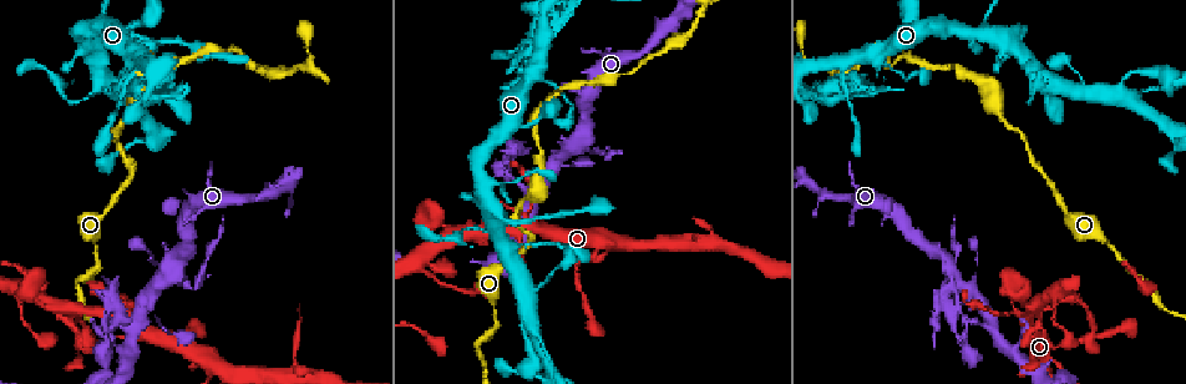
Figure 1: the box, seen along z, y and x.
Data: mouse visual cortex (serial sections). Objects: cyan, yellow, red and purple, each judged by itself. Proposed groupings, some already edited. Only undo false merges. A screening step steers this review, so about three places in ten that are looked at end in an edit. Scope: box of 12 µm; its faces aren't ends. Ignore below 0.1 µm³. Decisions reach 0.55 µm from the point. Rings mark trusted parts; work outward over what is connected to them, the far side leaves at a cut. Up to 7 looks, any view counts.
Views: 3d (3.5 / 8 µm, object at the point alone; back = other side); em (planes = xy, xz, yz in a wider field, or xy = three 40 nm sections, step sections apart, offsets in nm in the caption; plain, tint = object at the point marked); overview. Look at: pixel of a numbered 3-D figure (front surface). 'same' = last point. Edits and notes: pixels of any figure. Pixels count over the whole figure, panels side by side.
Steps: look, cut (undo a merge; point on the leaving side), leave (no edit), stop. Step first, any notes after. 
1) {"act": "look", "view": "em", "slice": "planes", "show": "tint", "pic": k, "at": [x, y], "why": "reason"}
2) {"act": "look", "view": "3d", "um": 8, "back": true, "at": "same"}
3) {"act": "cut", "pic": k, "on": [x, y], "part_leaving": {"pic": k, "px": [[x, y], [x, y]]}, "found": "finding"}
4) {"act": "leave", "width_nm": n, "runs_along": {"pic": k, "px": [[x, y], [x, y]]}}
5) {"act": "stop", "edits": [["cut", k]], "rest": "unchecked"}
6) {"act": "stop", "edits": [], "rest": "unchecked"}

{"act": "look", "view": "3d", "um": 3.5, "pic": 1, "at": [1067, 294], "why": "looks like a crossing"}

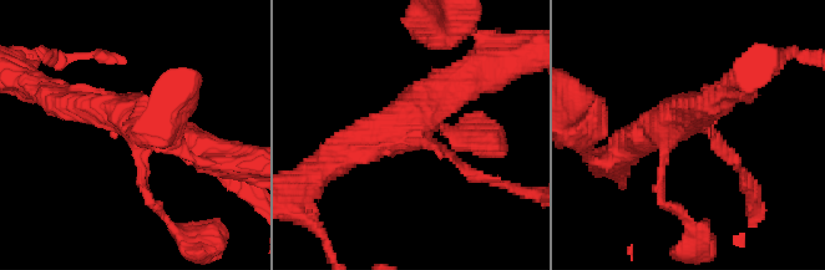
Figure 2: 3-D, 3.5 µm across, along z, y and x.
{"act": "look", "view": "em", "slice": "planes", "show": "tint", "pic": 2, "at": [425, 139], "why": "need the tissue"}

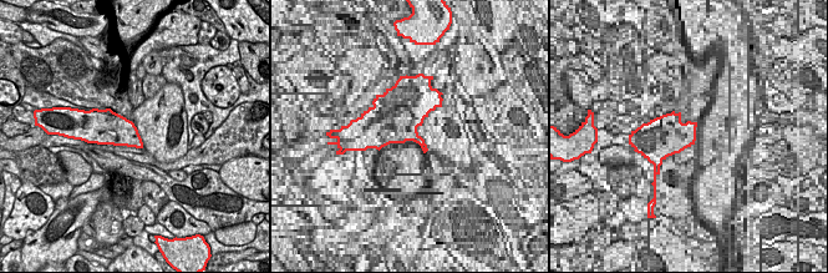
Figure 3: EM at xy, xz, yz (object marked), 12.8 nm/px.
{"act": "leave", "arms": 4, "runs_along": {"pic": 2, "px": [[481, 67], [420, 112], [420, 131], [469, 172]]}, "found": "continuous, no second cell"}

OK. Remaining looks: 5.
{"act": "look", "view": "3d", "um": 3.5, "pic": 1, "at": [962, 314], "why": "branch point"}

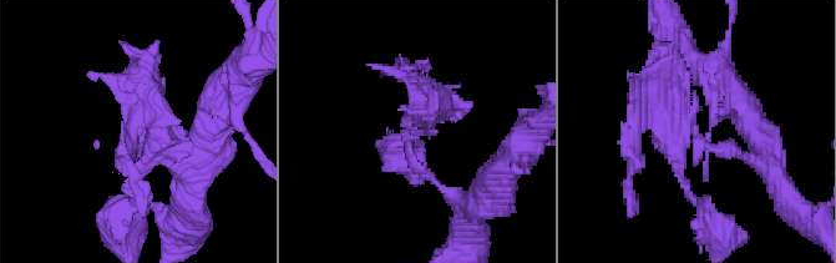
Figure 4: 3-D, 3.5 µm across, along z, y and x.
{"act": "look", "view": "em", "slice": "xy", "step": 2, "show": "plain", "pic": 4, "at": [148, 132]}

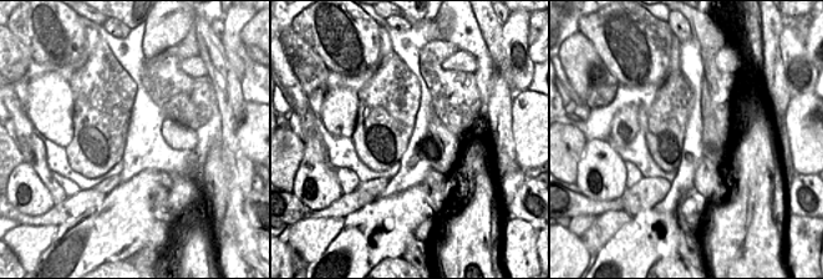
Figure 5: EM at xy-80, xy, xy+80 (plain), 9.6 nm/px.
{"act": "look", "view": "em", "slice": "xy", "step": 2, "show": "tint", "at": "same"}

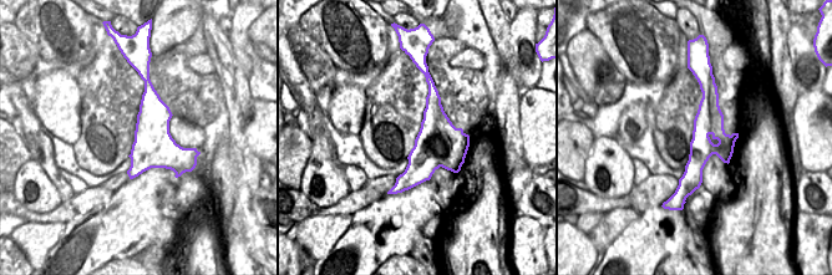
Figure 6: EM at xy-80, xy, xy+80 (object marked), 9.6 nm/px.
{"act": "cut", "pic": 4, "on": [152, 129], "part_leaving": {"pic": 4, "px": [[147, 132], [155, 94], [127, 47]]}, "found": "two cells meet here"}

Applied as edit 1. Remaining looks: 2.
{"act": "look", "view": "3d", "um": 3.5, "pic": 1, "at": [500, 214], "why": "thick turns thin"}

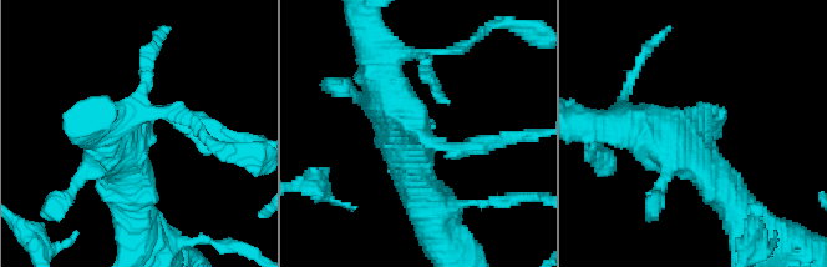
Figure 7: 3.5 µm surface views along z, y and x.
{"act": "look", "view": "em", "slice": "xy", "step": 1, "show": "tint", "pic": 7, "at": [417, 130]}

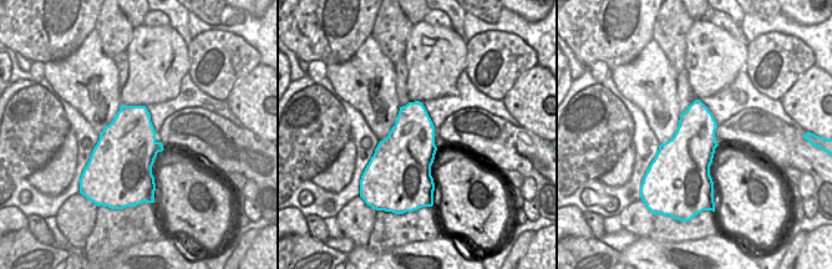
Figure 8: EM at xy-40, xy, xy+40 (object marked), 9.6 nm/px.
{"act": "leave", "runs_along": {"pic": 7, "px": [[615, 125], [688, 149], [739, 210]]}, "found": "one cell here"}

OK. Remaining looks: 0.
{"act": "stop", "edits": [["cut", 4]], "rest": "unchecked"}

